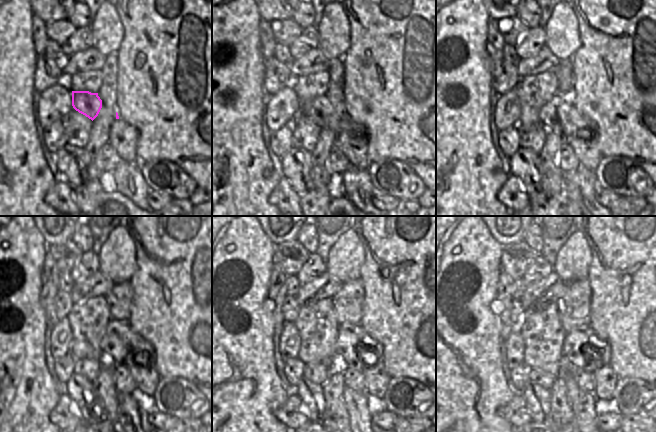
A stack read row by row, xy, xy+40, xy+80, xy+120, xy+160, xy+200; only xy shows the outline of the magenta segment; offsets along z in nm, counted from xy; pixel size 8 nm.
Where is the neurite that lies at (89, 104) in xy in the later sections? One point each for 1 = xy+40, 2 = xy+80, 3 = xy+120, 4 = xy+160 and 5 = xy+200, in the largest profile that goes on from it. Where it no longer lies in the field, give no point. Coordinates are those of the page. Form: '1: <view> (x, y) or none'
1: xy+40 (320, 110)
2: xy+80 (559, 115)
3: xy+120 (120, 345)
4: xy+160 (352, 341)
5: xy+200 (577, 343)

